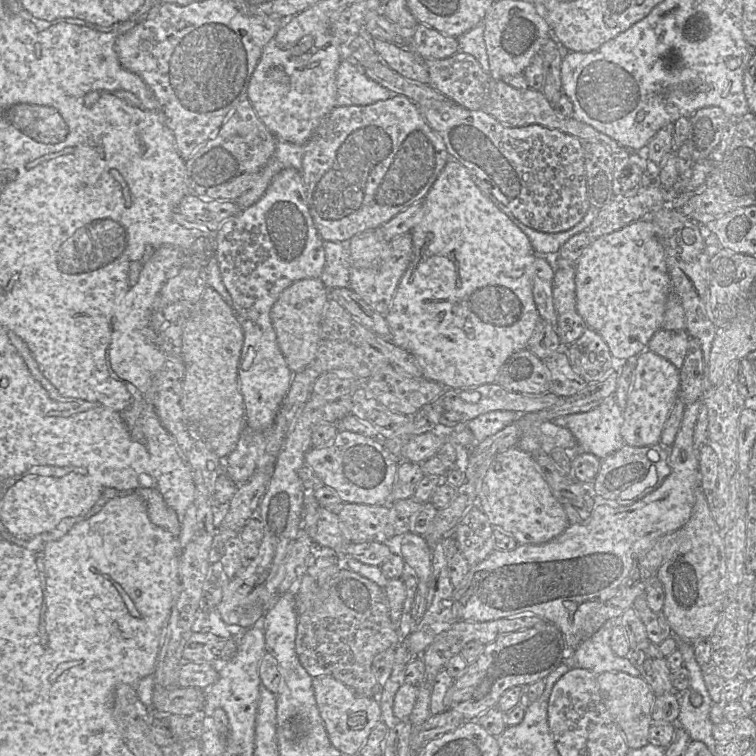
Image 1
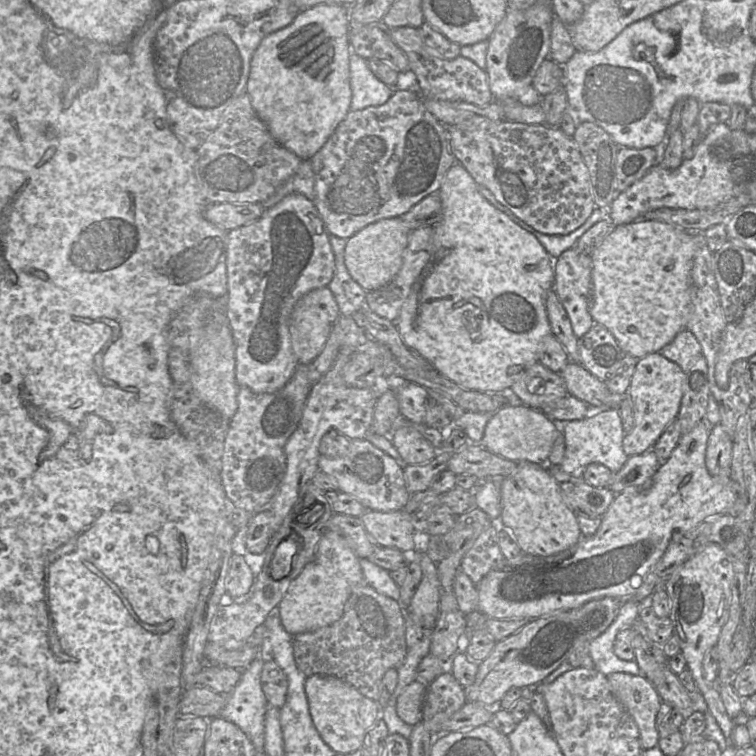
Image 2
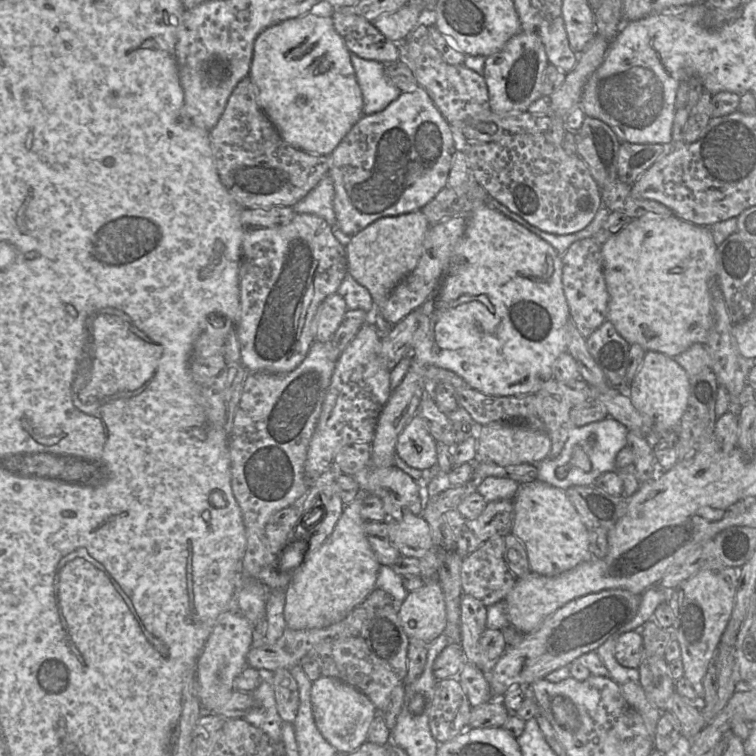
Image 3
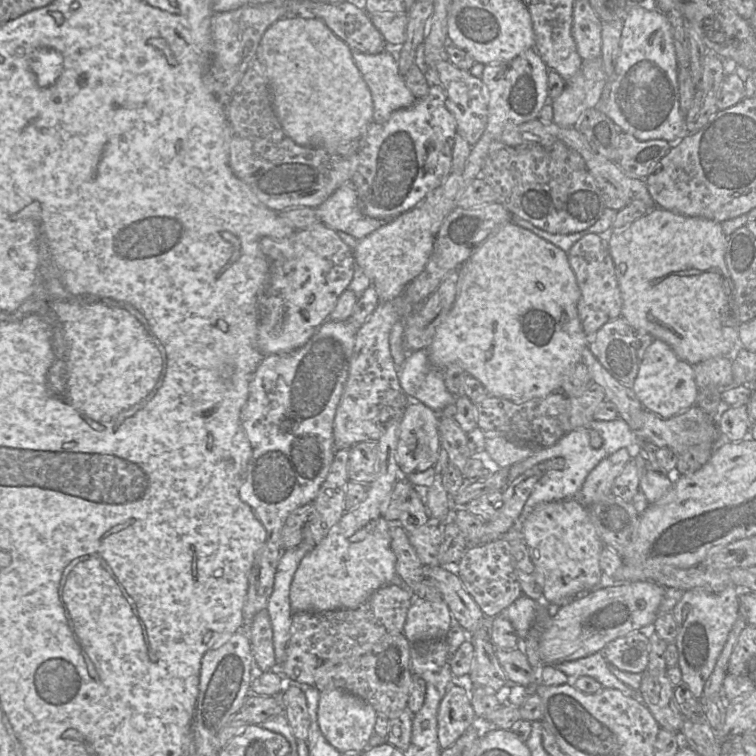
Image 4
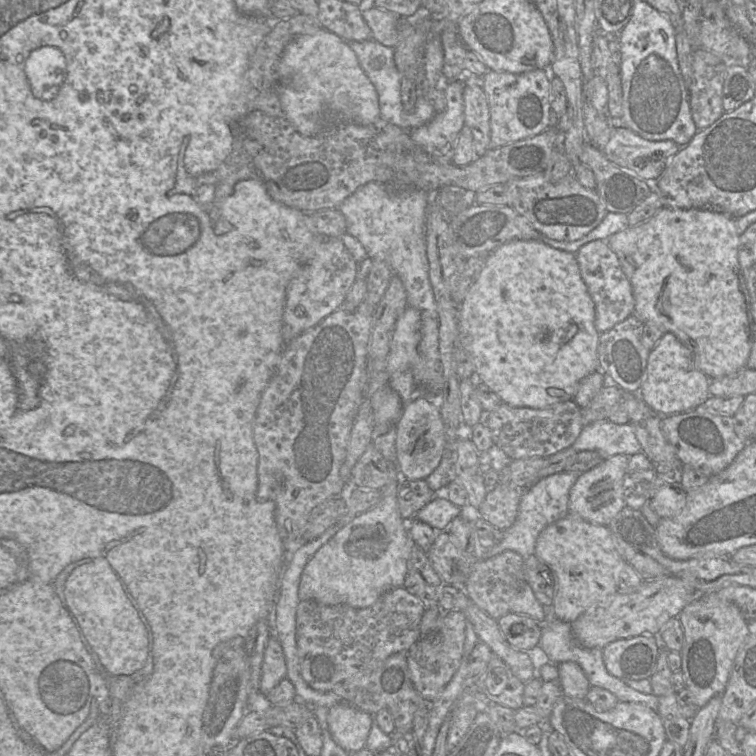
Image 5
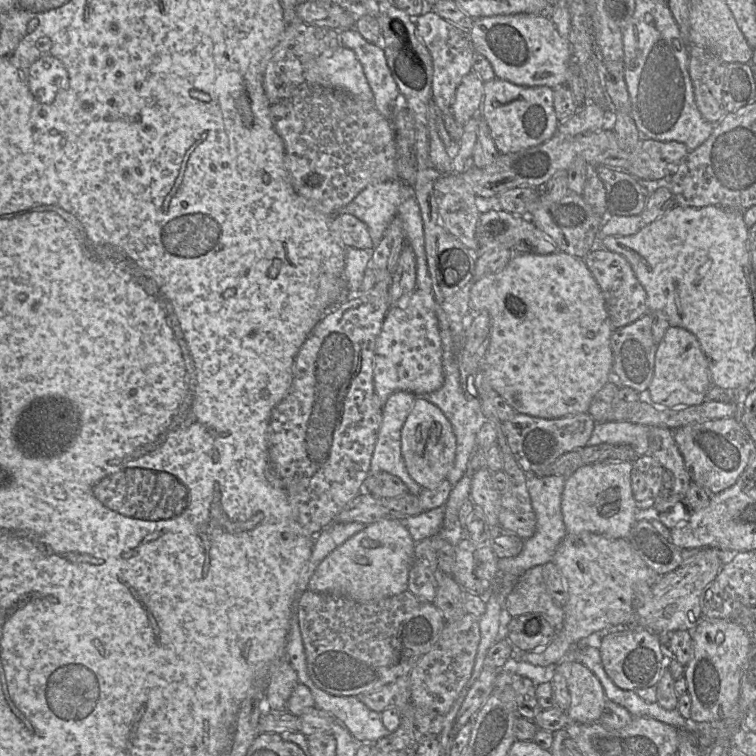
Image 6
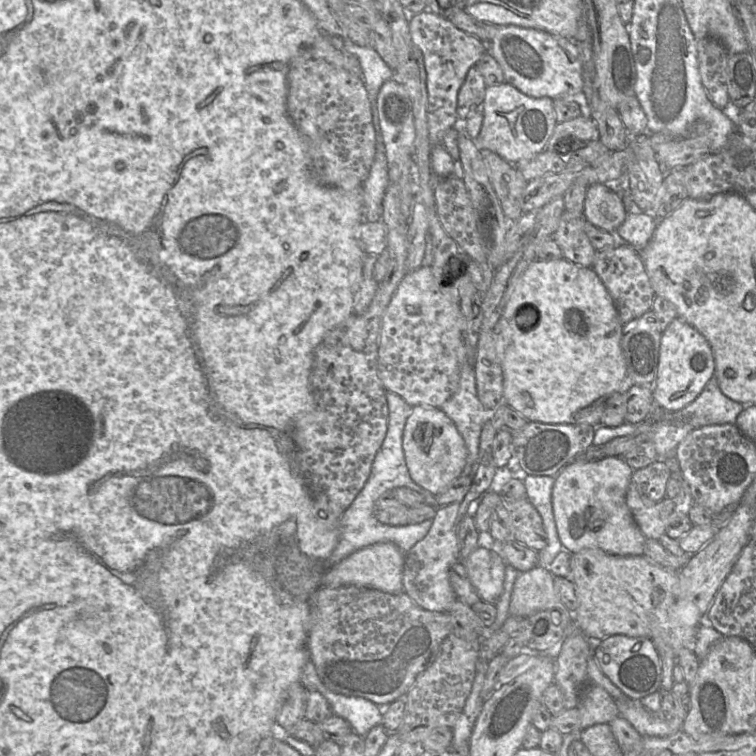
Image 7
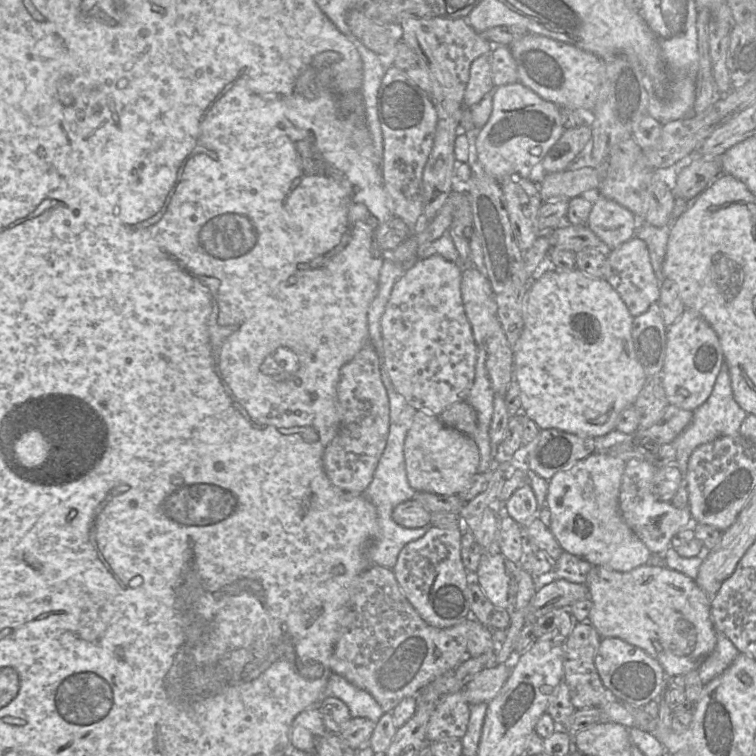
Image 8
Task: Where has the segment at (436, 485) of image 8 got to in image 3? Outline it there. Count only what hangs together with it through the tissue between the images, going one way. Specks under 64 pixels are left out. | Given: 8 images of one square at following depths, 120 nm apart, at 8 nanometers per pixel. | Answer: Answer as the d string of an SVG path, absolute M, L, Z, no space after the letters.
M415 415L404 427L396 452L412 468L427 470L437 465L436 441L420 416Z

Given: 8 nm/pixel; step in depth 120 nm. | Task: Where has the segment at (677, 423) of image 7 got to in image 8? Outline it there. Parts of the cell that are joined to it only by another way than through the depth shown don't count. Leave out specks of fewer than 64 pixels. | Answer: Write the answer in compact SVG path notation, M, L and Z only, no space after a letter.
M724 361L710 396L702 405L693 410L690 424L670 443L676 449L676 467L682 477L687 476L689 458L698 446L720 437L739 435L740 426L747 415L748 413L737 404L733 397L730 373L728 365Z

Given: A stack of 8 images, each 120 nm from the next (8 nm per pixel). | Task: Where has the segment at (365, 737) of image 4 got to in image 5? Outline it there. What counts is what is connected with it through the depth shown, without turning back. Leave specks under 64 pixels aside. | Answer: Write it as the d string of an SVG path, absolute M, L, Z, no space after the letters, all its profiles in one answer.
M344 701L328 709L329 732L338 746L353 753L365 748L374 716Z

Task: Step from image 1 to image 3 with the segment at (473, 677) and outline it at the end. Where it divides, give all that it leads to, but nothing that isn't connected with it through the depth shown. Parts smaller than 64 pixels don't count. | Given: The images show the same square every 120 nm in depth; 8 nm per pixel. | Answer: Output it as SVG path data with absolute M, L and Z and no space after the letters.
M609 589L587 594L568 602L542 622L533 633L524 635L518 644L509 645L486 674L493 696L504 696L514 686L532 683L583 654L596 651L610 636L629 623L637 614L641 594L624 589Z

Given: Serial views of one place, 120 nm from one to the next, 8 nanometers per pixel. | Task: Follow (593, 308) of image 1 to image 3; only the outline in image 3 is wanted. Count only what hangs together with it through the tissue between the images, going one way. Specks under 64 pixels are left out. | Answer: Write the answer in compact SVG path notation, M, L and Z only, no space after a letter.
M647 215L637 219L632 219L617 234L608 238L601 245L603 259L603 271L606 282L609 301L606 311L606 320L610 321L617 332L630 344L639 344L646 351L657 351L670 357L675 357L687 350L694 343L705 344L713 325L713 309L711 302L711 288L718 281L717 248L710 227L700 226L681 218L670 215Z

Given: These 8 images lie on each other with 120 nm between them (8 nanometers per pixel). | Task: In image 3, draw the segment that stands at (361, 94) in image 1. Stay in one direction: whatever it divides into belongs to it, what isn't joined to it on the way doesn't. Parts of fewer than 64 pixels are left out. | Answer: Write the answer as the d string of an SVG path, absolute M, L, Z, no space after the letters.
M351 54L351 62L363 97L363 114L383 111L395 101L401 90L392 85L385 75L385 65Z

